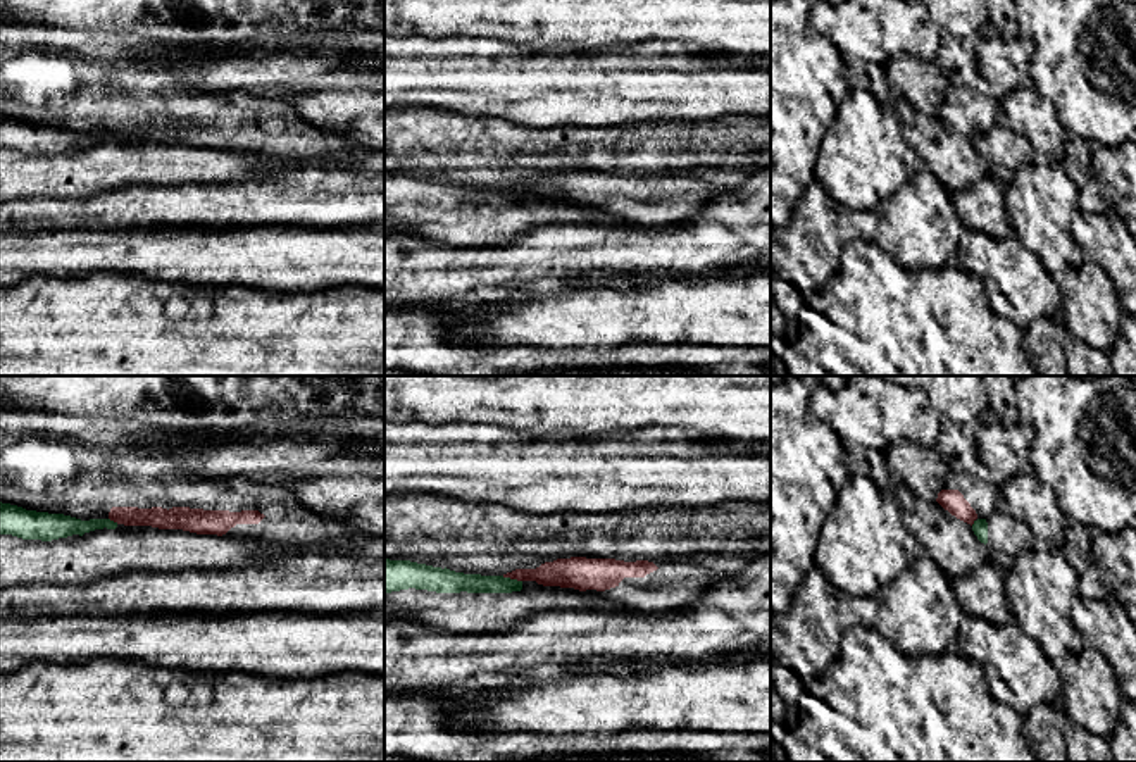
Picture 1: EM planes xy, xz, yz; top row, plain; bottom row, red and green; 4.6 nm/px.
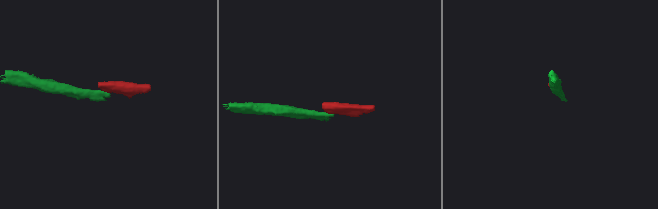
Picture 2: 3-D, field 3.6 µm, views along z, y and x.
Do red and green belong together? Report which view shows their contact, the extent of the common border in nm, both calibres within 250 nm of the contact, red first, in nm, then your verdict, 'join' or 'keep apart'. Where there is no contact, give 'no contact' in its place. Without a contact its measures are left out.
meets red in xz; contact 100 nm long; 140 nm thick on the red side, 100 nm on the other; keep apart

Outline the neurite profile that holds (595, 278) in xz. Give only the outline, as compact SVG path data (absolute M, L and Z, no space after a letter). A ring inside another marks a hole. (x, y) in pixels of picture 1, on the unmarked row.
M591 271L586 276L576 276L567 281L560 281L555 286L550 286L553 290L577 290L577 288L595 288L595 286L609 286L615 290L631 290L636 286L641 286L648 281L657 281L669 272L664 271L650 271L643 274L617 274L617 272L605 272L605 271Z

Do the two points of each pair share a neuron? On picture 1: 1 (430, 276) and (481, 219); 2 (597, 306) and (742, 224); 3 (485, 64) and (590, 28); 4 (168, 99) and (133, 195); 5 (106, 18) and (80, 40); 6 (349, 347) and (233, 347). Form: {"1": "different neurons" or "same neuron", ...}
{"1": "different neurons", "2": "different neurons", "3": "different neurons", "4": "different neurons", "5": "different neurons", "6": "same neuron"}

